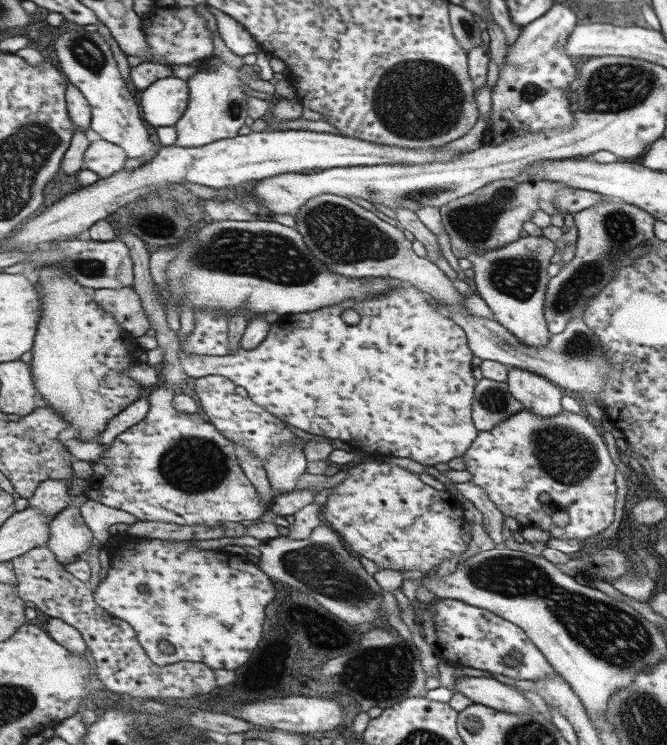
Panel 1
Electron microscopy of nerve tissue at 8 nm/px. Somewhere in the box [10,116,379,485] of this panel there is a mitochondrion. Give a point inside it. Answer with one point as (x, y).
(271, 256)

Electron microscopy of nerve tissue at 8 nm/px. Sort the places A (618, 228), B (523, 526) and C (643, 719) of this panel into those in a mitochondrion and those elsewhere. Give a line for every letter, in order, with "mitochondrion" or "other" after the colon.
A: mitochondrion
B: other
C: mitochondrion

